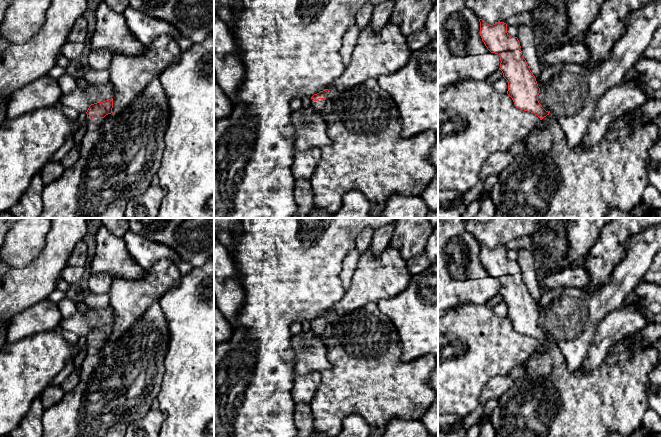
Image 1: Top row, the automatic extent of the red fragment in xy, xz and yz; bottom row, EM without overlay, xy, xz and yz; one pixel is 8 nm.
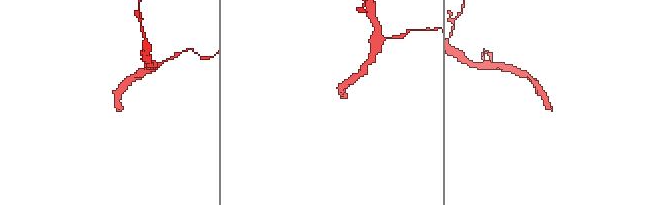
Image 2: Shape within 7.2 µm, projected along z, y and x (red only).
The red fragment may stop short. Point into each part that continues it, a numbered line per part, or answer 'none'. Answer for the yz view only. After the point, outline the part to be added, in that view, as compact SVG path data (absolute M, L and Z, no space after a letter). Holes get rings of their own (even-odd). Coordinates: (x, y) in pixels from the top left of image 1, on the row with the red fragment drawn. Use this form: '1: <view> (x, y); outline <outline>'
1: yz (548, 179); outline M638 108L616 120L604 139L591 148L582 148L580 145L575 148L569 148L561 126L549 113L541 120L541 126L527 137L526 149L517 154L509 165L497 175L498 181L493 185L489 193L495 205L495 218L606 218L606 215L612 209L619 209L623 212L632 211L637 205L642 203L643 192L649 184L649 175L654 168L649 150L659 139L658 126L654 121L645 122L643 124L633 123L636 118L637 109Z

